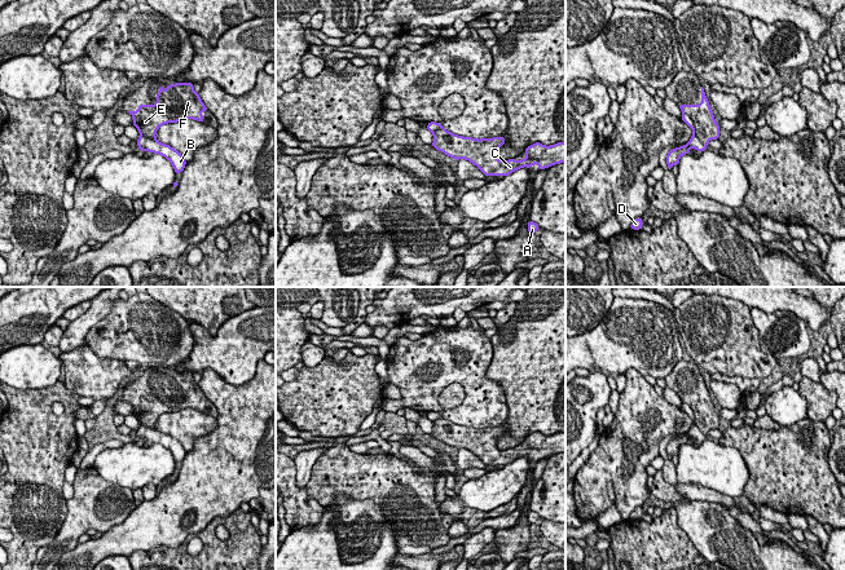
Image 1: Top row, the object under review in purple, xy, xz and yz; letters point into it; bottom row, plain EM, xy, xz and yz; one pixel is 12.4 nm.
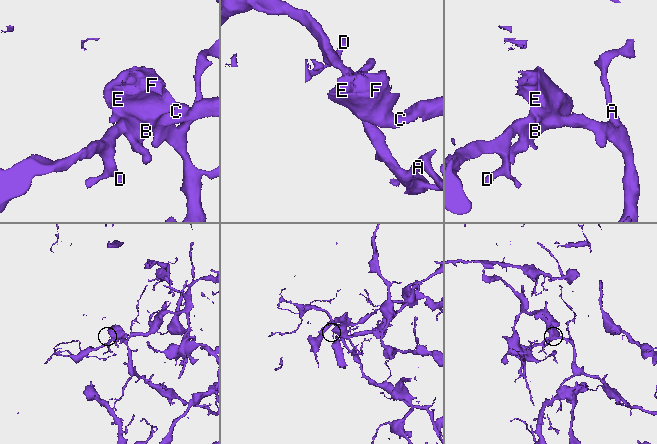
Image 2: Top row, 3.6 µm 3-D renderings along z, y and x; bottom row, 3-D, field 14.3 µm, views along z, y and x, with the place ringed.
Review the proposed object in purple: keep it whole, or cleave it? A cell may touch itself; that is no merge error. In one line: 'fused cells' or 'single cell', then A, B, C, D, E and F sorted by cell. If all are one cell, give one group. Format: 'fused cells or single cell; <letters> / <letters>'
fused cells; A B D / C E F

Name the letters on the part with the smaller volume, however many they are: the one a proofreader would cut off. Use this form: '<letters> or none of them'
A, B, D

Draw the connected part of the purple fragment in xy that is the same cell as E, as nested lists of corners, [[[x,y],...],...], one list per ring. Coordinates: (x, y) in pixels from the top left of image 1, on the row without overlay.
[[[176,372],[167,377],[159,376],[155,394],[138,394],[137,401],[128,401],[133,415],[145,427],[157,429],[158,417],[167,412],[194,408],[203,412],[202,402],[208,401],[193,372]]]

